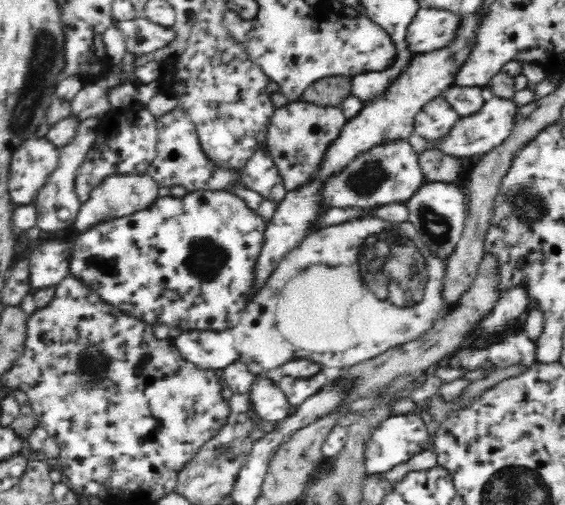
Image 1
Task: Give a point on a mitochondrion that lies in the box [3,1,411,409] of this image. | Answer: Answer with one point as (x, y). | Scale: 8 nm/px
(43, 61)

